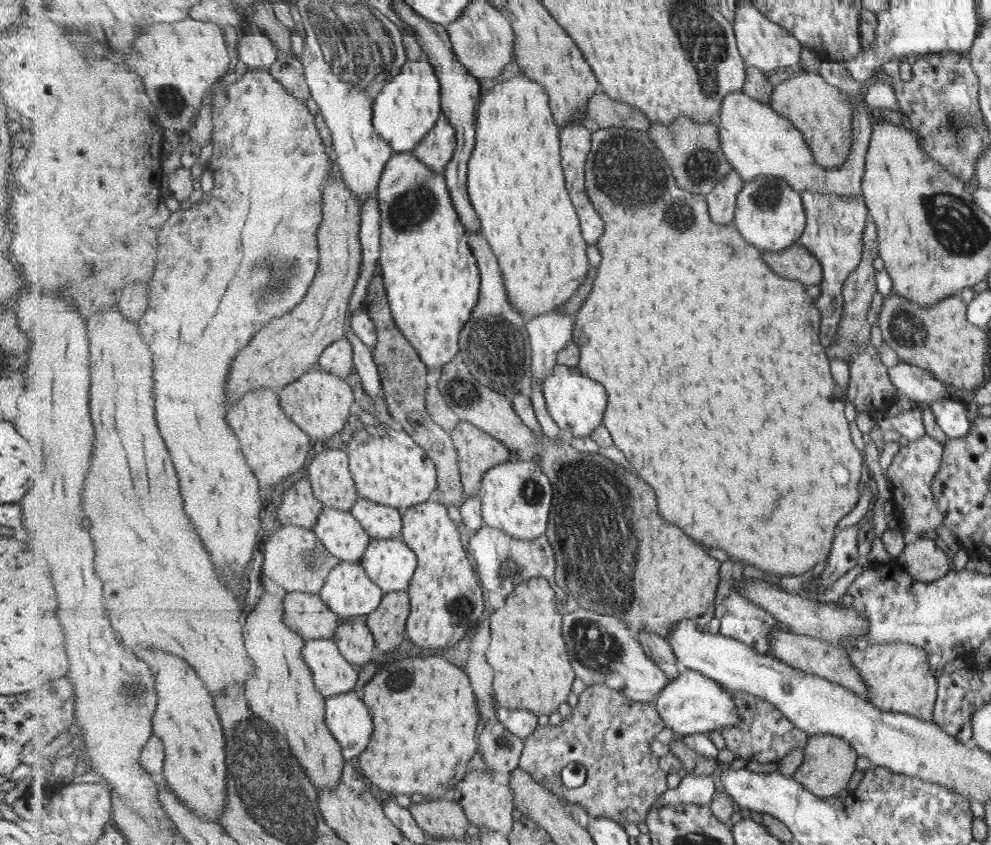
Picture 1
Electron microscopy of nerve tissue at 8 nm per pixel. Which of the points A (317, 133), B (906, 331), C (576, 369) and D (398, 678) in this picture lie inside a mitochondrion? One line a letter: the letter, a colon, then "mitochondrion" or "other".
A: other
B: mitochondrion
C: other
D: mitochondrion

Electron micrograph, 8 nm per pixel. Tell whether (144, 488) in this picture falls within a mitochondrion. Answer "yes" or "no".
yes

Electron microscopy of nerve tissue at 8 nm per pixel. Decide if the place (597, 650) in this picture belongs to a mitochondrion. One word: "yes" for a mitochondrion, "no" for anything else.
yes

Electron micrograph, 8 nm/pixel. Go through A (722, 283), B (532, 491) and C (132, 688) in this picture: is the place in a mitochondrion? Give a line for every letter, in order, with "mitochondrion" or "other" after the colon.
A: other
B: mitochondrion
C: mitochondrion

